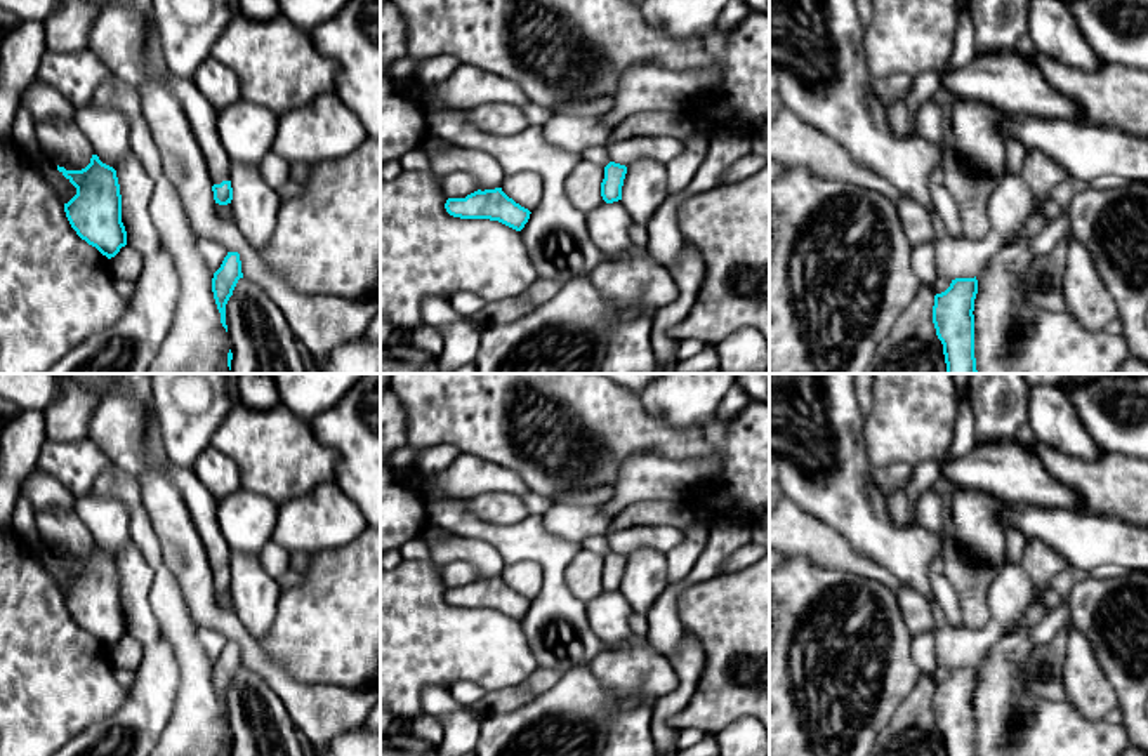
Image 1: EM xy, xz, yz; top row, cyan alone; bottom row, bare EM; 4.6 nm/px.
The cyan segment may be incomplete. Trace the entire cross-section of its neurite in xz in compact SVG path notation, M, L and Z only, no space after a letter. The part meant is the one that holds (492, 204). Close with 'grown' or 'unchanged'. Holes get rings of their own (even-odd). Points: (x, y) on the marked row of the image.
M502 188L478 189L465 198L448 198L445 209L453 217L498 221L516 231L525 228L531 214L509 198Z | unchanged

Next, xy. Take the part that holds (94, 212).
M92 155L82 170L66 170L59 165L57 170L76 188L76 195L64 203L71 228L102 255L115 257L127 245L116 170L97 155Z | unchanged

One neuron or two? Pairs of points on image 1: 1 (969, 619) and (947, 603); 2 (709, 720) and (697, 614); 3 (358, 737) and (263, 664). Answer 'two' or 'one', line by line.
1: two
2: one
3: two

